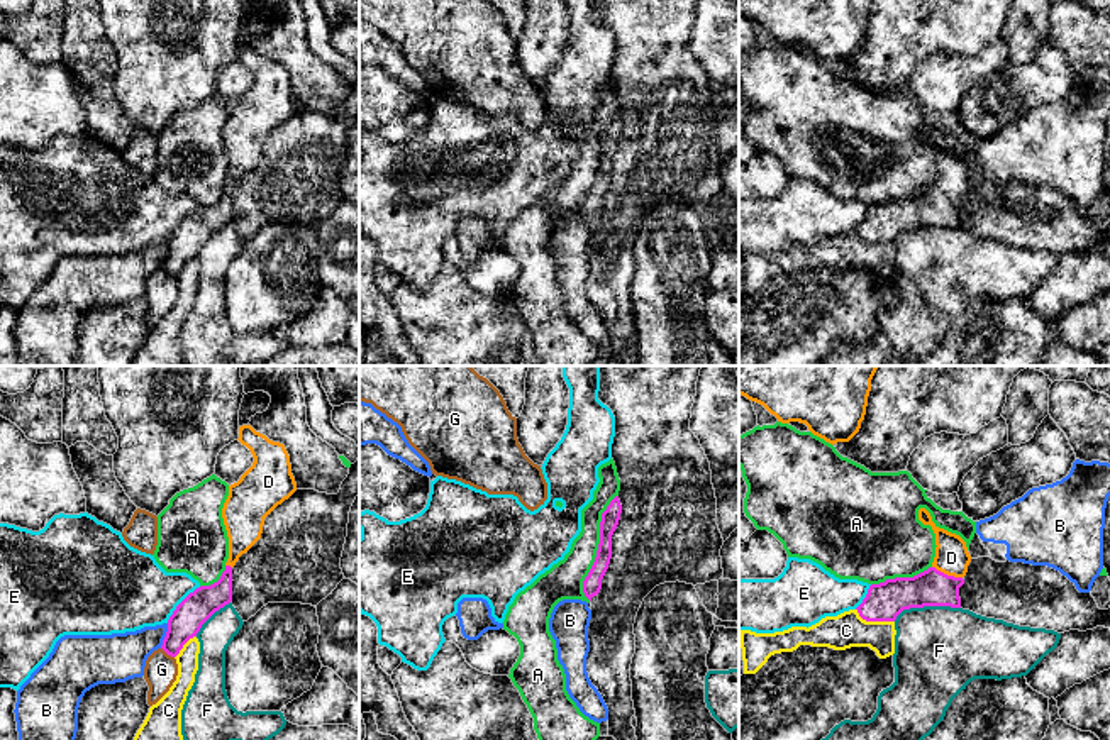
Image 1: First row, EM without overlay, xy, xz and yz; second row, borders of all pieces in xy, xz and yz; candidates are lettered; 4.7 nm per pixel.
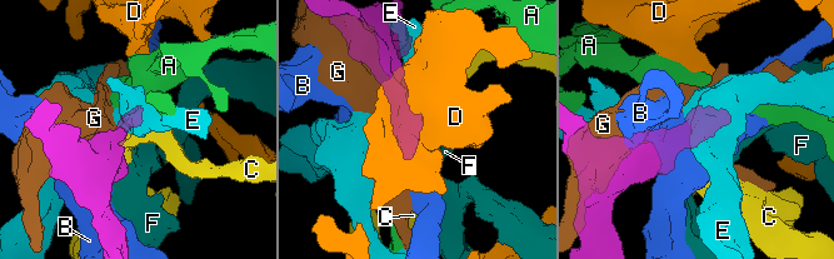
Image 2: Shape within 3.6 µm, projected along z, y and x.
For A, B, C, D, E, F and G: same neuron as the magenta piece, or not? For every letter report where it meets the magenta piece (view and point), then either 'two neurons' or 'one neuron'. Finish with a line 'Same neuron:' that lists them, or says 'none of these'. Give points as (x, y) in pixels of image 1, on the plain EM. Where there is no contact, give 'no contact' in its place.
A: contact xz (599, 168); two neurons
B: contact xy (166, 256); two neurons
C: contact yz (873, 241); two neurons
D: contact yz (946, 195); one neuron
E: contact xy (180, 224); two neurons
F: contact yz (926, 226); two neurons
G: contact xy (168, 275); two neurons
Same neuron: D

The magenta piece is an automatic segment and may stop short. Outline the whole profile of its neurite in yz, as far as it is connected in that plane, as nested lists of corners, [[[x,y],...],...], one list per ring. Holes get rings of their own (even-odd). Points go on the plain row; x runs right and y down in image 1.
[[[925,129],[919,141],[930,146],[935,154],[935,178],[932,186],[913,198],[886,200],[871,205],[866,218],[856,229],[866,242],[895,242],[903,230],[924,227],[961,229],[959,208],[971,183],[966,163],[939,149]]]

